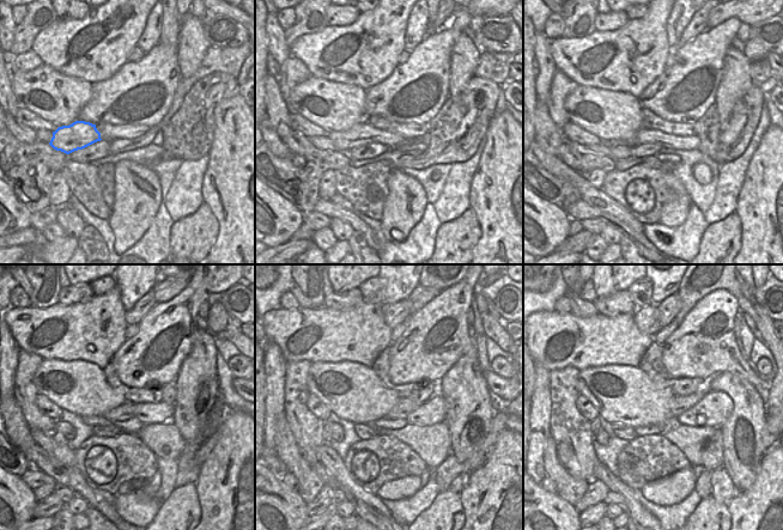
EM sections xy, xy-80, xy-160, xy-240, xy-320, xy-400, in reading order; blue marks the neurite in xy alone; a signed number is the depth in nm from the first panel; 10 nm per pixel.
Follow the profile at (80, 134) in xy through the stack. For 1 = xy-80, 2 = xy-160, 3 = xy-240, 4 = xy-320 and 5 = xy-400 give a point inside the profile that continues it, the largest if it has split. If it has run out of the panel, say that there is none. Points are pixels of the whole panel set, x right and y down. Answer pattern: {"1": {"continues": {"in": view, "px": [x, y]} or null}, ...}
{"1": {"continues": {"in": "xy-80", "px": [360, 134]}}, "2": {"continues": {"in": "xy-160", "px": [643, 135]}}, "3": {"continues": {"in": "xy-240", "px": [147, 413]}}, "4": {"continues": {"in": "xy-320", "px": [432, 412]}}, "5": {"continues": {"in": "xy-400", "px": [715, 407]}}}

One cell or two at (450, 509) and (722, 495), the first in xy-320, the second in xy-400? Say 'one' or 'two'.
two

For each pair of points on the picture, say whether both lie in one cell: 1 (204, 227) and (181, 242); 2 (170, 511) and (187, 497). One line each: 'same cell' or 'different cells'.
1: same cell
2: same cell

